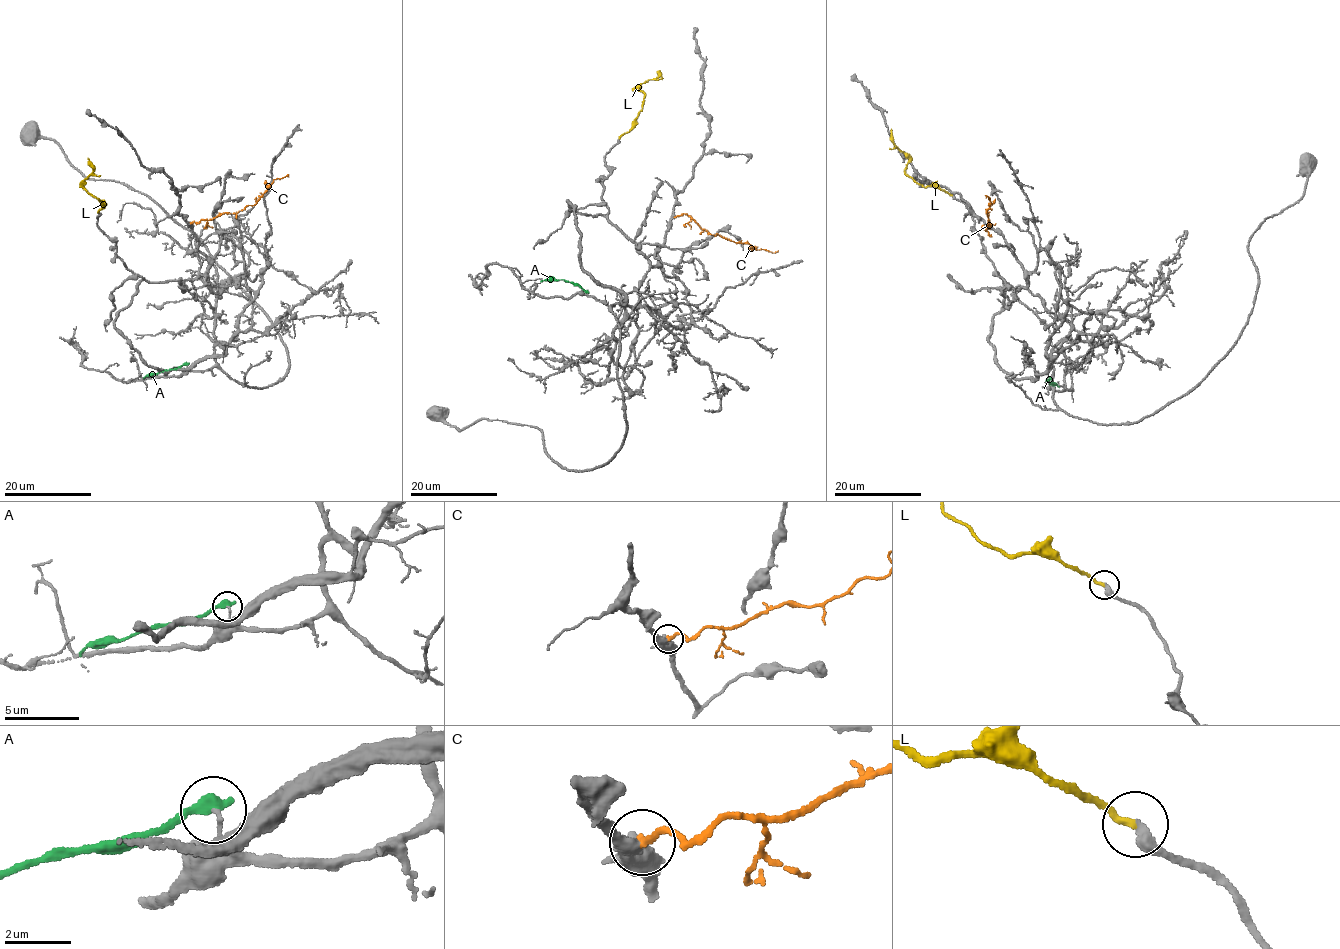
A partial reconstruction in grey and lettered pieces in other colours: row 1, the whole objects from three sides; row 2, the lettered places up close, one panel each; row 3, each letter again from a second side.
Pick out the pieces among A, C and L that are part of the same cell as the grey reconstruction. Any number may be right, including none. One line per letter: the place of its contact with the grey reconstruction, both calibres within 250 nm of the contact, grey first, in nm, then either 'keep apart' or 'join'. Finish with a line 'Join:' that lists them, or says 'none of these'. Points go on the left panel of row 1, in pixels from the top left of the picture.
A: contact (186, 364); calibres 100 and 400 nm; keep apart
C: contact (191, 223); calibres 400 and 200 nm; keep apart
L: contact (99, 212); calibres 360 and 240 nm; join
Join: L

